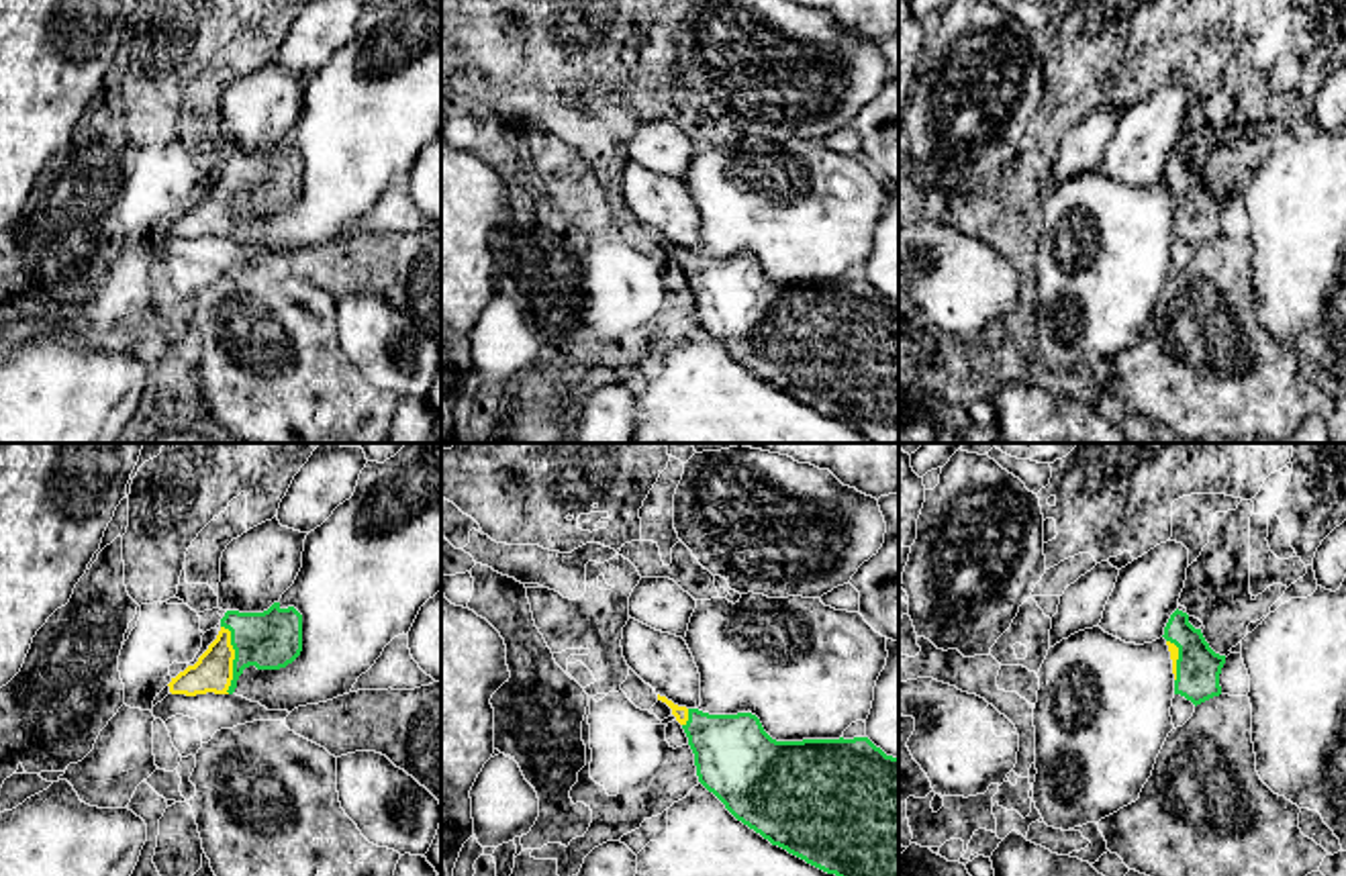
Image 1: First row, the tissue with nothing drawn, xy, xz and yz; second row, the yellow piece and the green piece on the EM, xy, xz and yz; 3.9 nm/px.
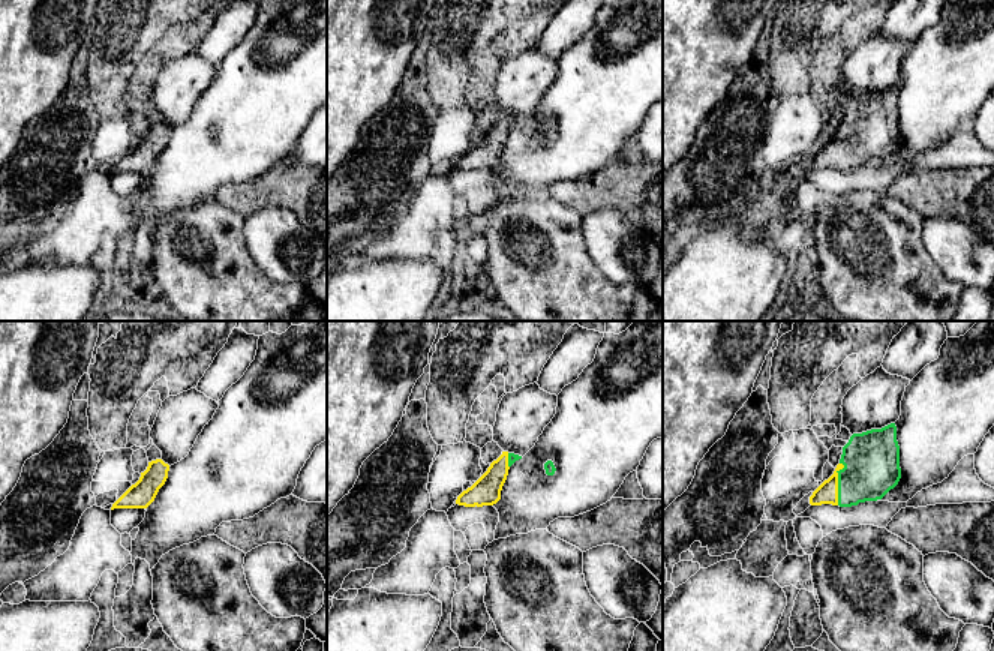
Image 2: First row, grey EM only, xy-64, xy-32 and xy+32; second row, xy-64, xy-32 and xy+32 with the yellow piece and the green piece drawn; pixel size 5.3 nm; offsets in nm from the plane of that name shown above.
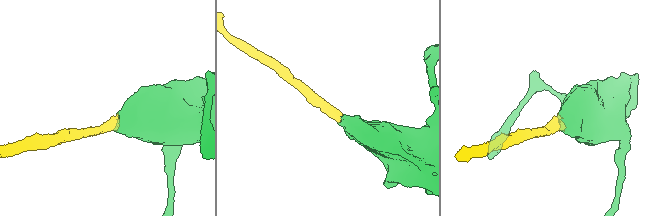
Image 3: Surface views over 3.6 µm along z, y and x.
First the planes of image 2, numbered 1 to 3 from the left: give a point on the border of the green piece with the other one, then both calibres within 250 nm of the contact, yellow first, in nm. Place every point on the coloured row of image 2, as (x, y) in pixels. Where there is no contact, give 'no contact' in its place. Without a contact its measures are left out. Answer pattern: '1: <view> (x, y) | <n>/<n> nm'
1: no contact
2: xy-32 (507, 461) | 160/50 nm
3: xy+32 (837, 483) | 110/300 nm

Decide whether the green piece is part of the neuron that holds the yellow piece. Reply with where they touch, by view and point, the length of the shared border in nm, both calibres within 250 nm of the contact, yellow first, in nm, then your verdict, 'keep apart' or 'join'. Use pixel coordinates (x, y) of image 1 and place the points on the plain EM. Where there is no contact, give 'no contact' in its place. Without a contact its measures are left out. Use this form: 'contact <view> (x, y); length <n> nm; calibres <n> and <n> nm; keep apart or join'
contact xy (233, 201); length 280 nm; calibres 160 and 240 nm; join

